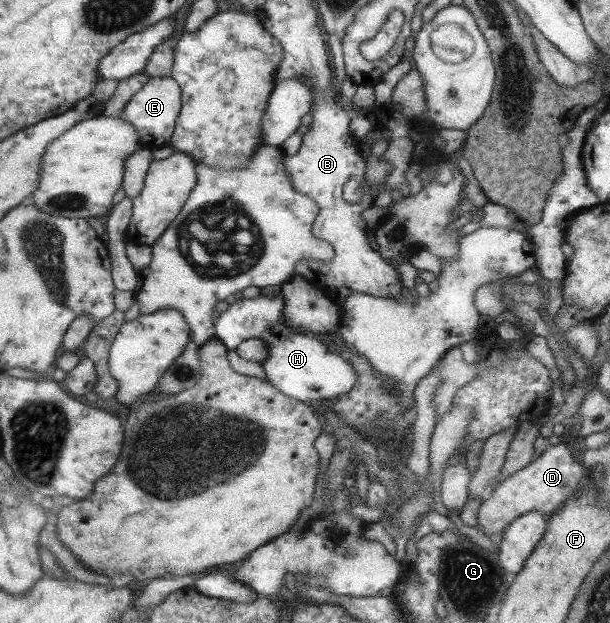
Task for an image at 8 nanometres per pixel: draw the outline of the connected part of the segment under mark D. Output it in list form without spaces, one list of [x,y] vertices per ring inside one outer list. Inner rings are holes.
[[[564,442],[549,444],[534,462],[502,480],[491,492],[491,496],[479,505],[476,521],[479,530],[489,537],[502,532],[503,528],[507,528],[523,514],[535,511],[546,517],[551,516],[563,506],[567,497],[578,491],[579,482],[586,474],[584,466],[575,462]]]

